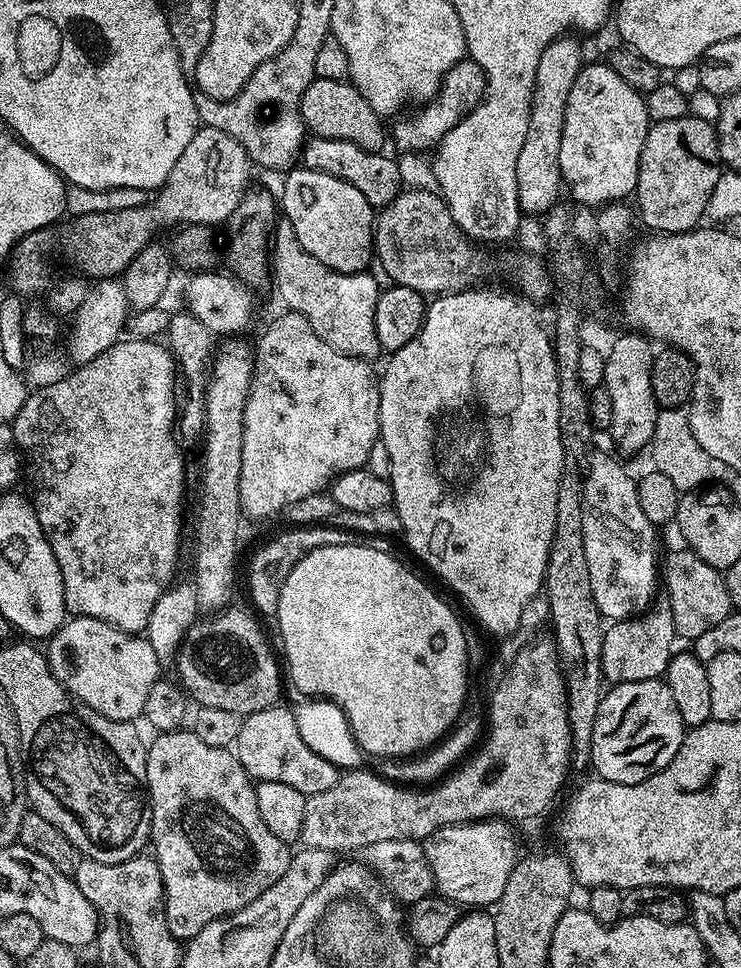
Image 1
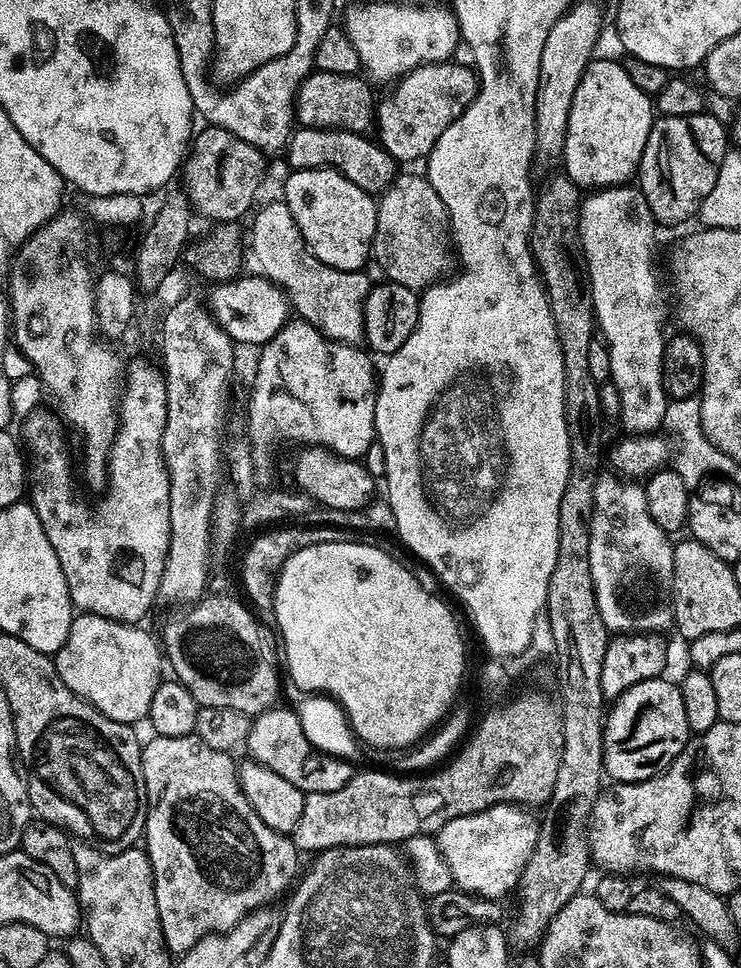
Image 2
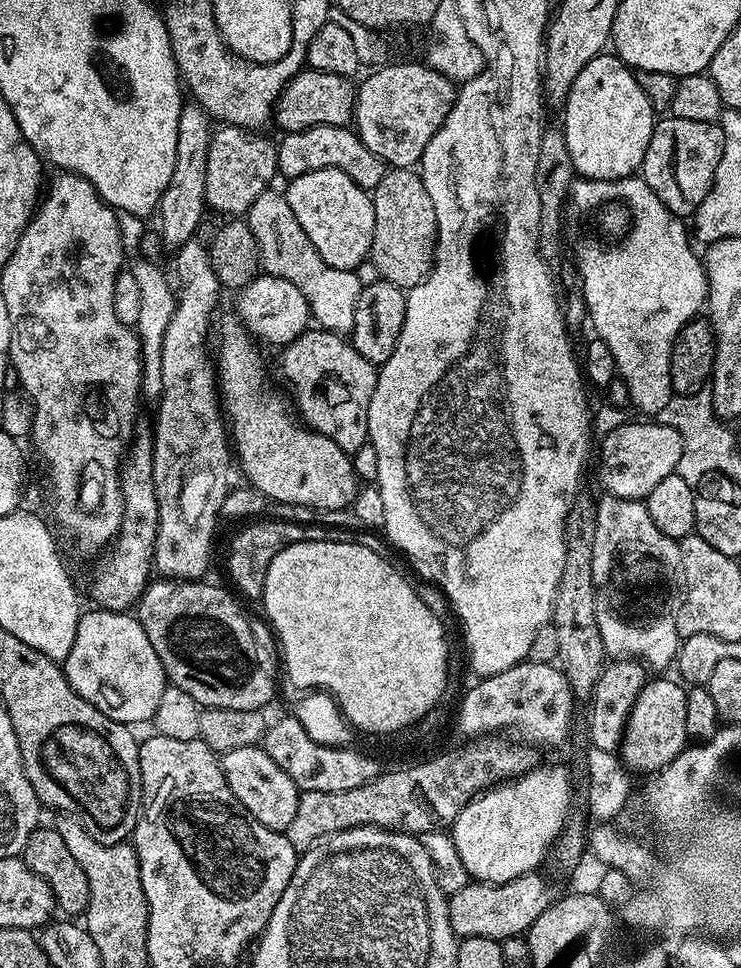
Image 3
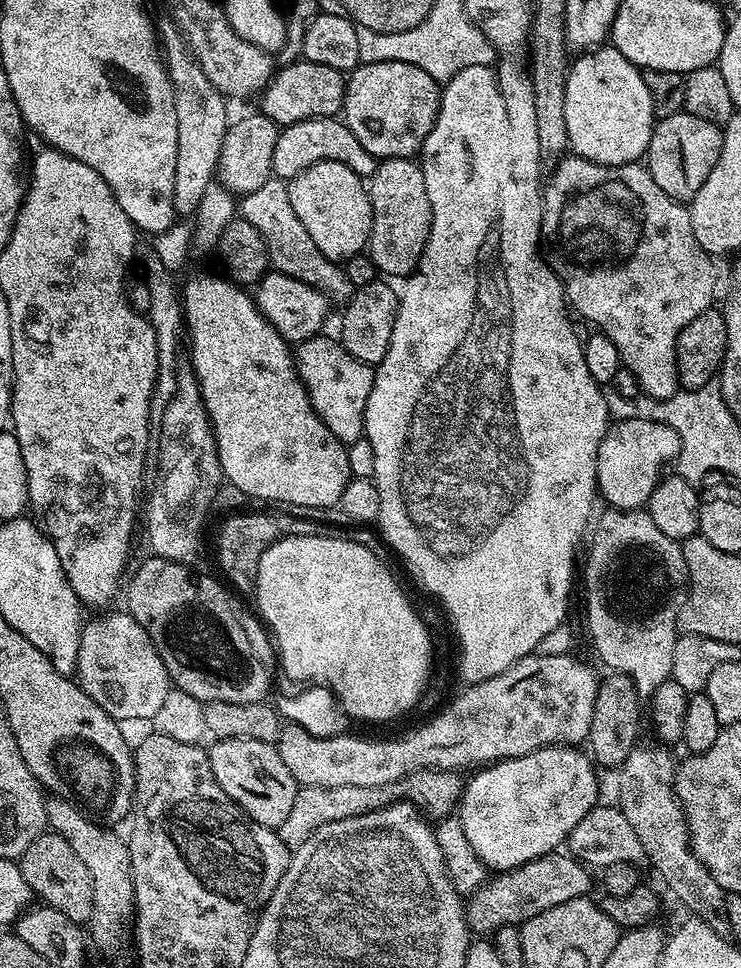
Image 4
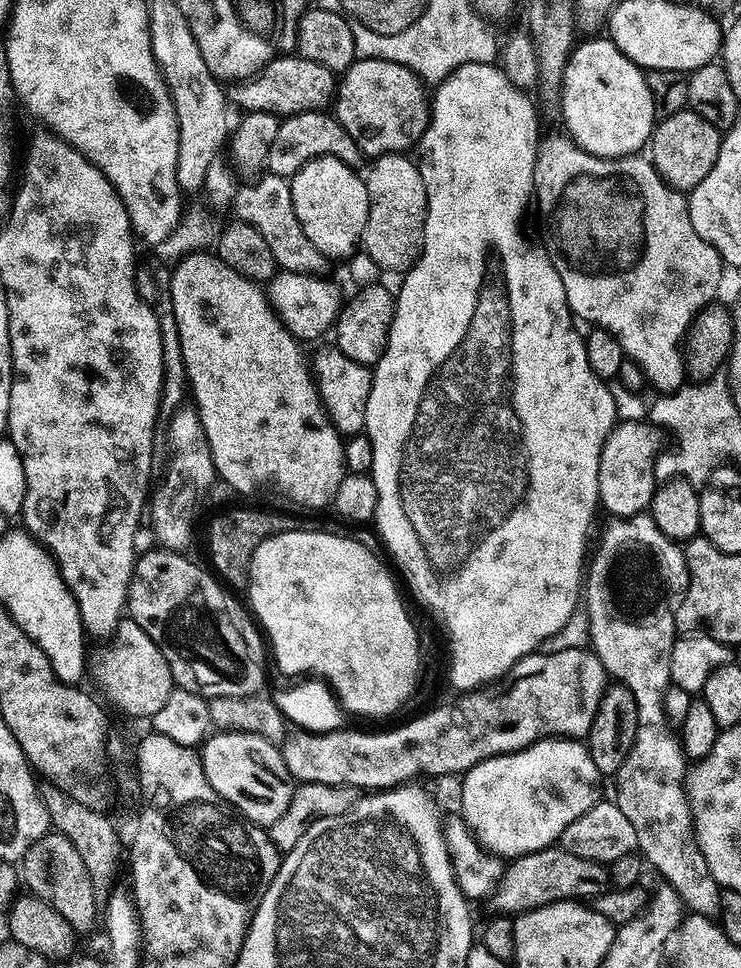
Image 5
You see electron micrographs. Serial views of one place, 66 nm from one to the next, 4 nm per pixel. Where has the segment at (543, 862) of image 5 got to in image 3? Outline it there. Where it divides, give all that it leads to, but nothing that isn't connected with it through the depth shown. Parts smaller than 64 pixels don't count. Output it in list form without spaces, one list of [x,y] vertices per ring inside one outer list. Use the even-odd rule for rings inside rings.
[[[539,871],[527,872],[505,884],[469,882],[466,886],[462,886],[462,890],[451,893],[448,896],[448,913],[450,914],[450,924],[456,931],[457,937],[478,936],[502,941],[511,936],[525,935],[529,926],[538,918],[538,914],[545,912],[558,899],[558,891],[556,892],[555,886],[546,877],[540,875]]]

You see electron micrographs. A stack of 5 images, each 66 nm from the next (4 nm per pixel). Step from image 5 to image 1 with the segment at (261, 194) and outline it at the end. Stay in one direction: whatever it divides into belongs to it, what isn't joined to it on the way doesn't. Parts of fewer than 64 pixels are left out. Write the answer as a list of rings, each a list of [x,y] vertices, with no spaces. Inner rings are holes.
[[[281,219],[274,229],[270,240],[270,280],[276,283],[276,292],[287,311],[302,314],[310,326],[314,326],[314,334],[322,338],[322,342],[330,342],[334,350],[347,356],[356,356],[360,360],[375,361],[376,355],[381,355],[382,349],[378,342],[378,332],[374,330],[374,310],[378,306],[378,298],[382,289],[374,282],[368,270],[362,272],[339,272],[314,258],[298,242],[298,238],[290,222]]]

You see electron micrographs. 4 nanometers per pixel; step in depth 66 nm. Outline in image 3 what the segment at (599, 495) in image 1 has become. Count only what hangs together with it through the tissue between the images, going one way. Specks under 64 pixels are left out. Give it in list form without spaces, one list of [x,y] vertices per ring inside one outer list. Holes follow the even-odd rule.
[[[609,494],[596,500],[596,529],[594,530],[594,590],[598,630],[602,634],[605,653],[612,658],[639,660],[652,668],[664,668],[673,663],[681,637],[676,629],[676,615],[682,599],[680,545],[671,540],[650,518],[647,503],[627,500]]]

